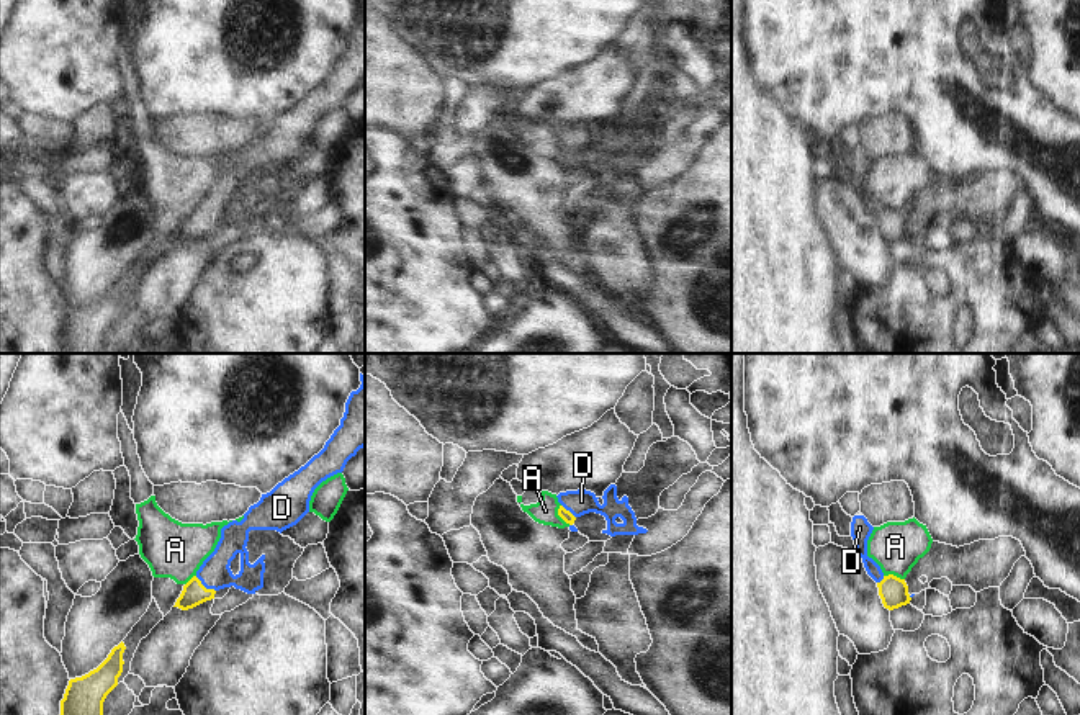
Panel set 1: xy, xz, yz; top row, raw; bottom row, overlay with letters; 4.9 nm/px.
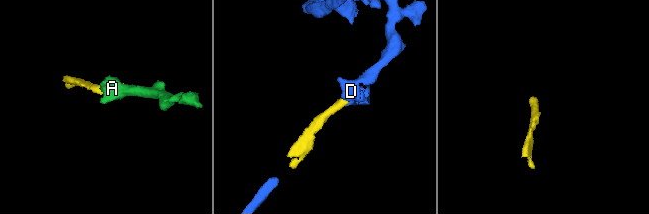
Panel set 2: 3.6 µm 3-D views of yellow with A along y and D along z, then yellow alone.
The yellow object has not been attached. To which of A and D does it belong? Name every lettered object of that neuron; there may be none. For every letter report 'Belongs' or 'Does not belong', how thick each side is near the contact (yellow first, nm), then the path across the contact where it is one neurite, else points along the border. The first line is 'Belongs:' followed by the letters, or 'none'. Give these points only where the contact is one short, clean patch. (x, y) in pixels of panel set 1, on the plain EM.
Belongs: D
A: Does not belong. Thickness 60 nm (yellow) against 120 nm. Boundary: xz (560, 138), (558, 148), (570, 157)
D: Belongs. Thickness 120 nm (yellow) against 160 nm. Path across: xy (193, 226), (203, 220), (215, 206).

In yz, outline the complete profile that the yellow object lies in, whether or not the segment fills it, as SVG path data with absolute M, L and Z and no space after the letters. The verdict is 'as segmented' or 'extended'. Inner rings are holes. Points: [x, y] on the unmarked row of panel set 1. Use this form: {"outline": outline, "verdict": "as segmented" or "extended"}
{"outline": "M854 149L851 155L851 170L854 173L856 187L862 191L867 208L877 216L879 229L885 242L893 244L910 237L915 227L908 227L905 213L893 208L885 209L880 200L867 190L867 173L874 160L864 149Z", "verdict": "extended"}

